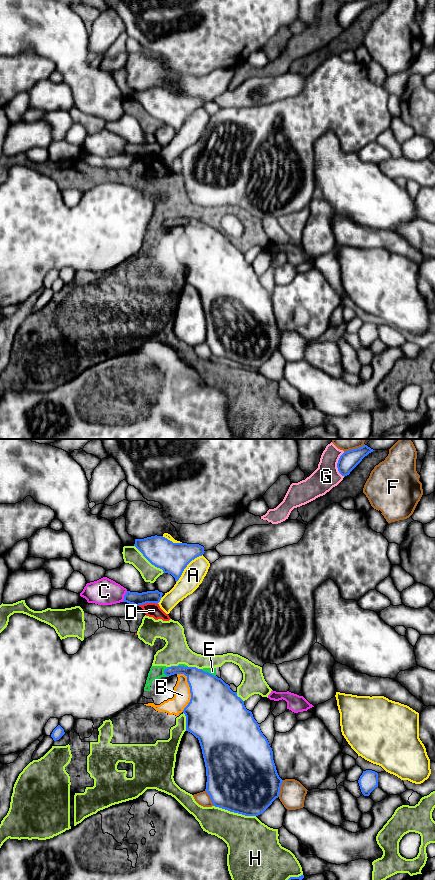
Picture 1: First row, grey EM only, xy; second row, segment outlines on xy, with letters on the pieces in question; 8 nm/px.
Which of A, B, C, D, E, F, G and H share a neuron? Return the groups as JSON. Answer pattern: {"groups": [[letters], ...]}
{"groups": [["A"], ["B", "D", "E", "G", "H"], ["C"], ["F"]]}

